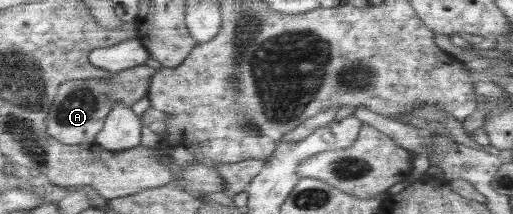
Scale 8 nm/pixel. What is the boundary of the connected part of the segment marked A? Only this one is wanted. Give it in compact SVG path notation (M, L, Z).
M145 64L125 68L113 75L109 83L93 78L65 81L61 84L59 93L49 111L48 134L56 137L63 144L71 146L96 142L96 135L103 128L107 115L113 111L113 105L121 103L131 108L139 102L149 93L151 79L155 72L155 68Z

